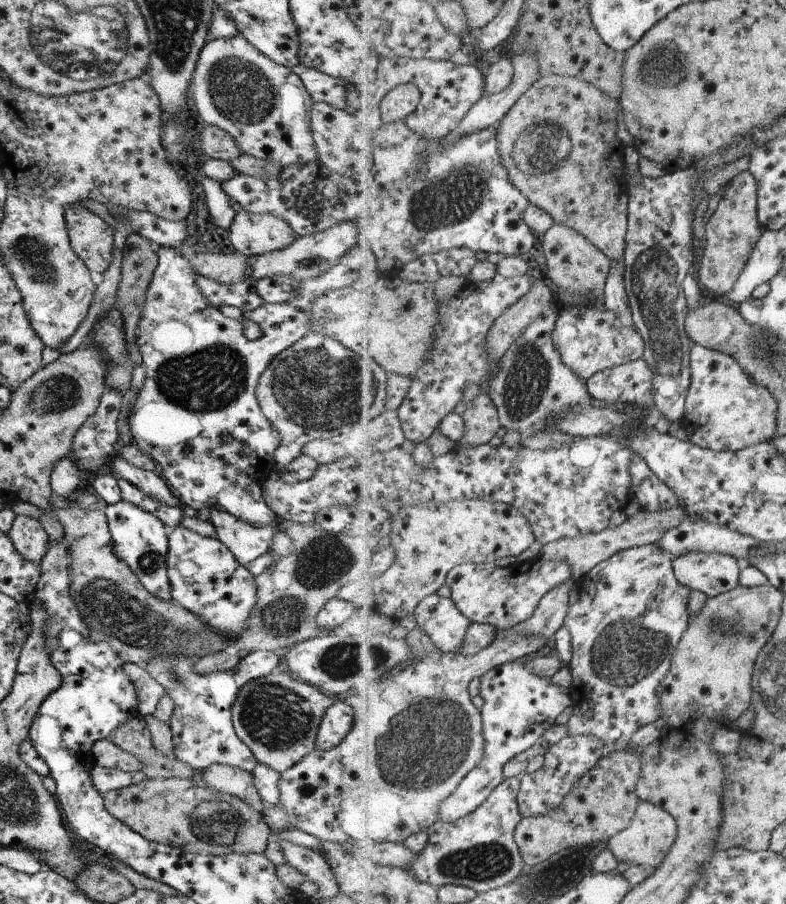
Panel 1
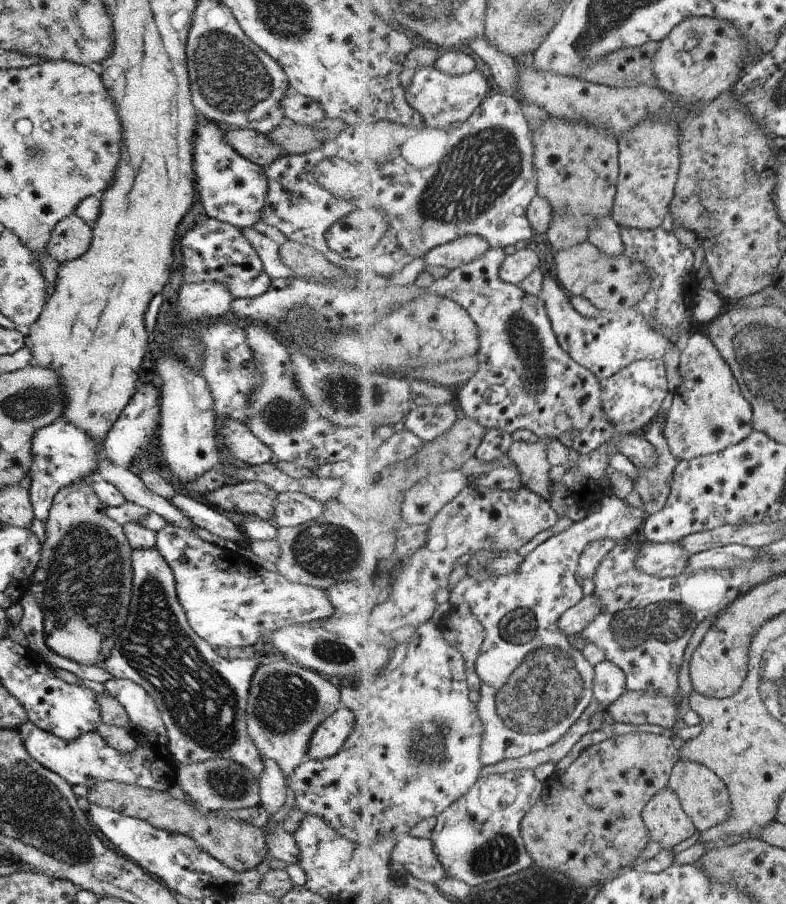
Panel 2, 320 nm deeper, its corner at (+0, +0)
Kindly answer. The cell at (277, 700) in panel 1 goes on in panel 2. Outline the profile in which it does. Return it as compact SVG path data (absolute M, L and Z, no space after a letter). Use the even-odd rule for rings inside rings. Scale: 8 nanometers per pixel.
M280 657L259 664L251 676L244 714L246 731L263 759L274 760L286 776L305 760L305 751L315 727L340 705L339 687L309 669L289 664Z

